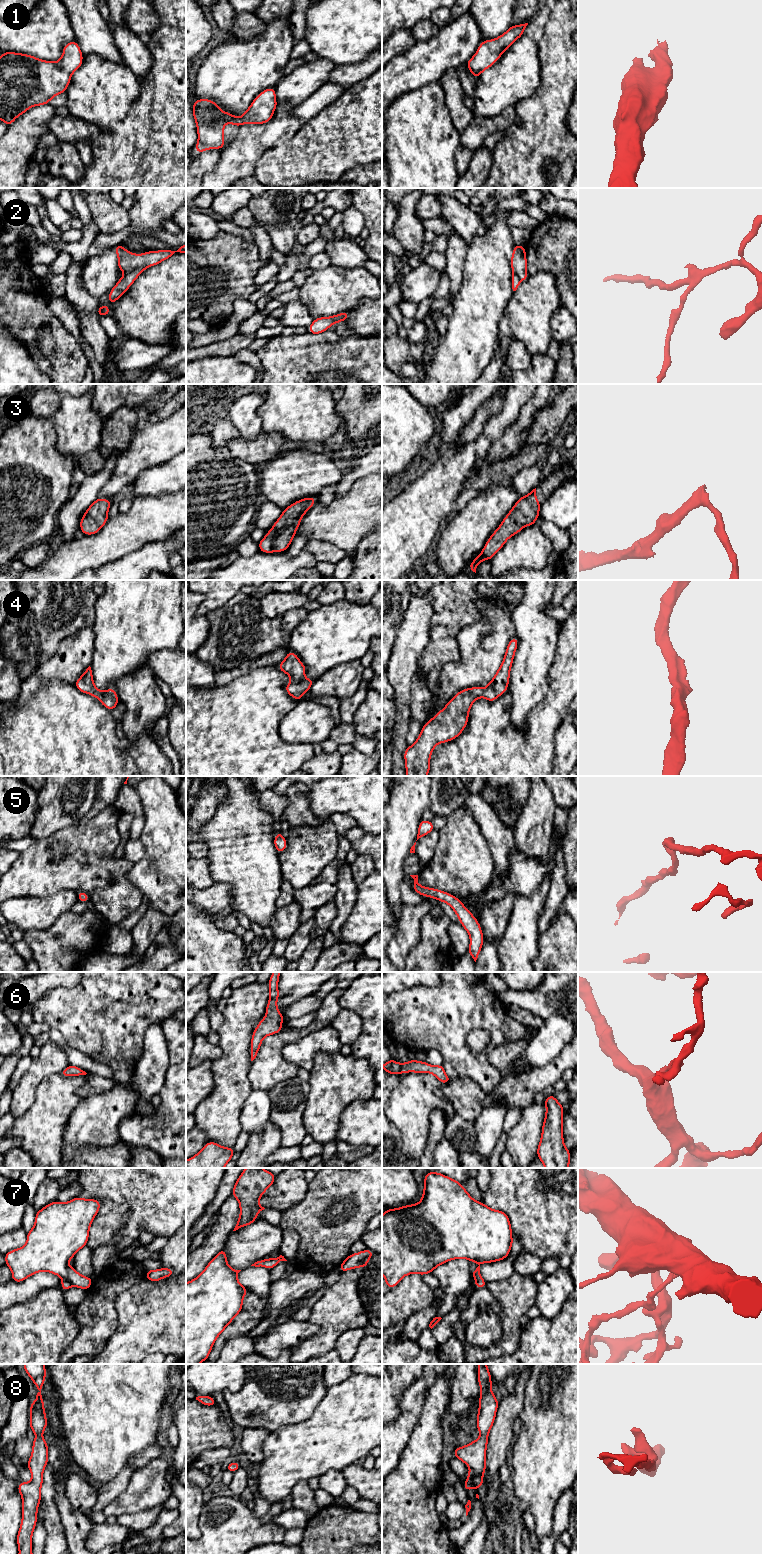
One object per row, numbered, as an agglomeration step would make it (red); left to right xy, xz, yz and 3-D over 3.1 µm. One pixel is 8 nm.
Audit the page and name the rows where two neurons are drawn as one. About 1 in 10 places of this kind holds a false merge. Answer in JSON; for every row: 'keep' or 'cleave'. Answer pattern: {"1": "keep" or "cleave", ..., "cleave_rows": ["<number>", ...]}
{"1": "keep", "2": "keep", "3": "keep", "4": "keep", "5": "keep", "6": "keep", "7": "keep", "8": "keep", "cleave_rows": []}

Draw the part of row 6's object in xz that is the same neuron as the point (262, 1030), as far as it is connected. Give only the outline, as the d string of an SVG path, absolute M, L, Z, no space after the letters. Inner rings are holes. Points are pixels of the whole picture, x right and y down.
M273 972L269 985L269 1001L266 1006L266 1016L256 1026L251 1038L251 1061L253 1061L261 1047L264 1037L276 1034L283 1030L281 1023L284 1021L284 1016L281 1015L277 1008L277 999L280 996L278 992L278 981L280 972Z

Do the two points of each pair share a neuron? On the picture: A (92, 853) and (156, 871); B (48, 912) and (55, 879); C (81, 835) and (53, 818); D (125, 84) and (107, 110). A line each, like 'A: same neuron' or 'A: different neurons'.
A: different neurons
B: different neurons
C: different neurons
D: same neuron

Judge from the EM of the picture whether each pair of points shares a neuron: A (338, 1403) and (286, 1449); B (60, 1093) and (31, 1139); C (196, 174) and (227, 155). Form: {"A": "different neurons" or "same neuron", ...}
{"A": "same neuron", "B": "same neuron", "C": "different neurons"}

